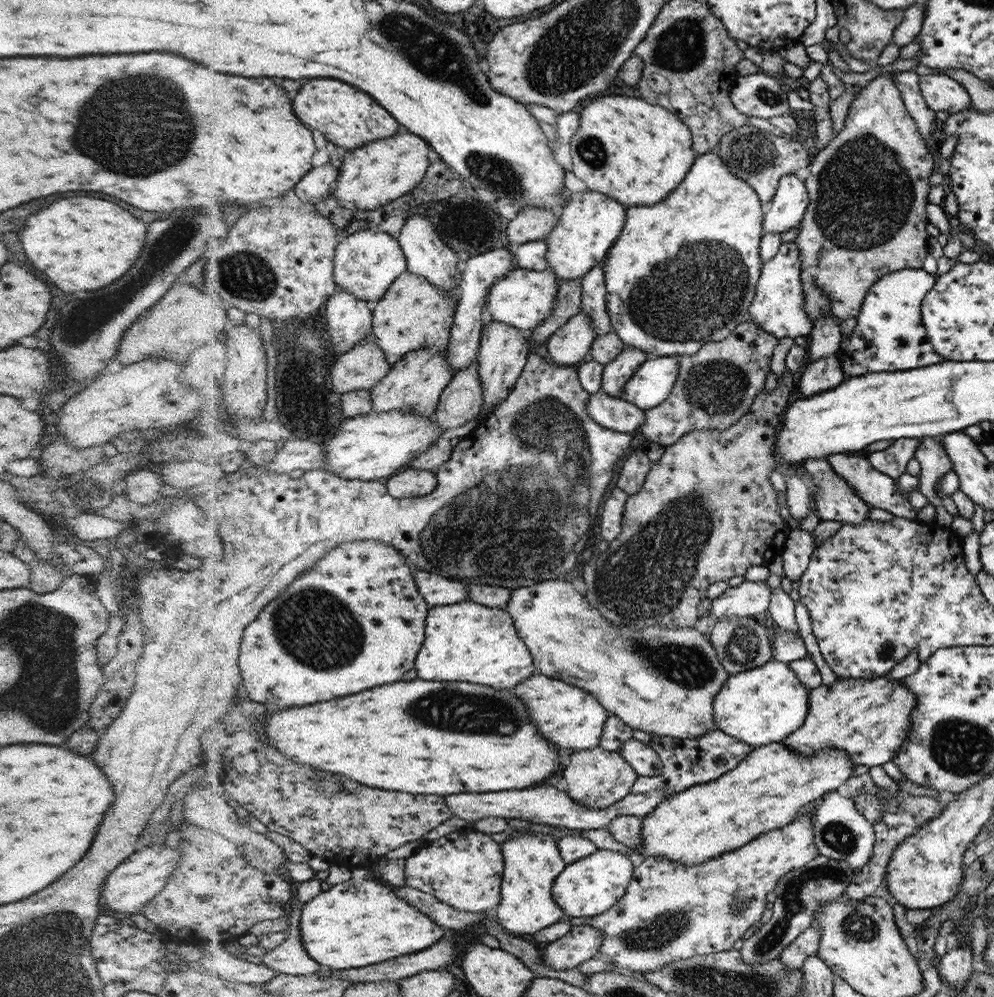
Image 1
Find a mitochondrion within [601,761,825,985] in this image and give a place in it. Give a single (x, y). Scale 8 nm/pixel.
(652, 935)

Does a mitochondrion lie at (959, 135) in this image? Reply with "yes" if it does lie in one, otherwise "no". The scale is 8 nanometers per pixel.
no

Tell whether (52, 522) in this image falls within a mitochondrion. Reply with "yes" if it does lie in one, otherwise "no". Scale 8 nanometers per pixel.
no

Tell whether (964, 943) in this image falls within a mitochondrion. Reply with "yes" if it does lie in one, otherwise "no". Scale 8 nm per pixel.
no

